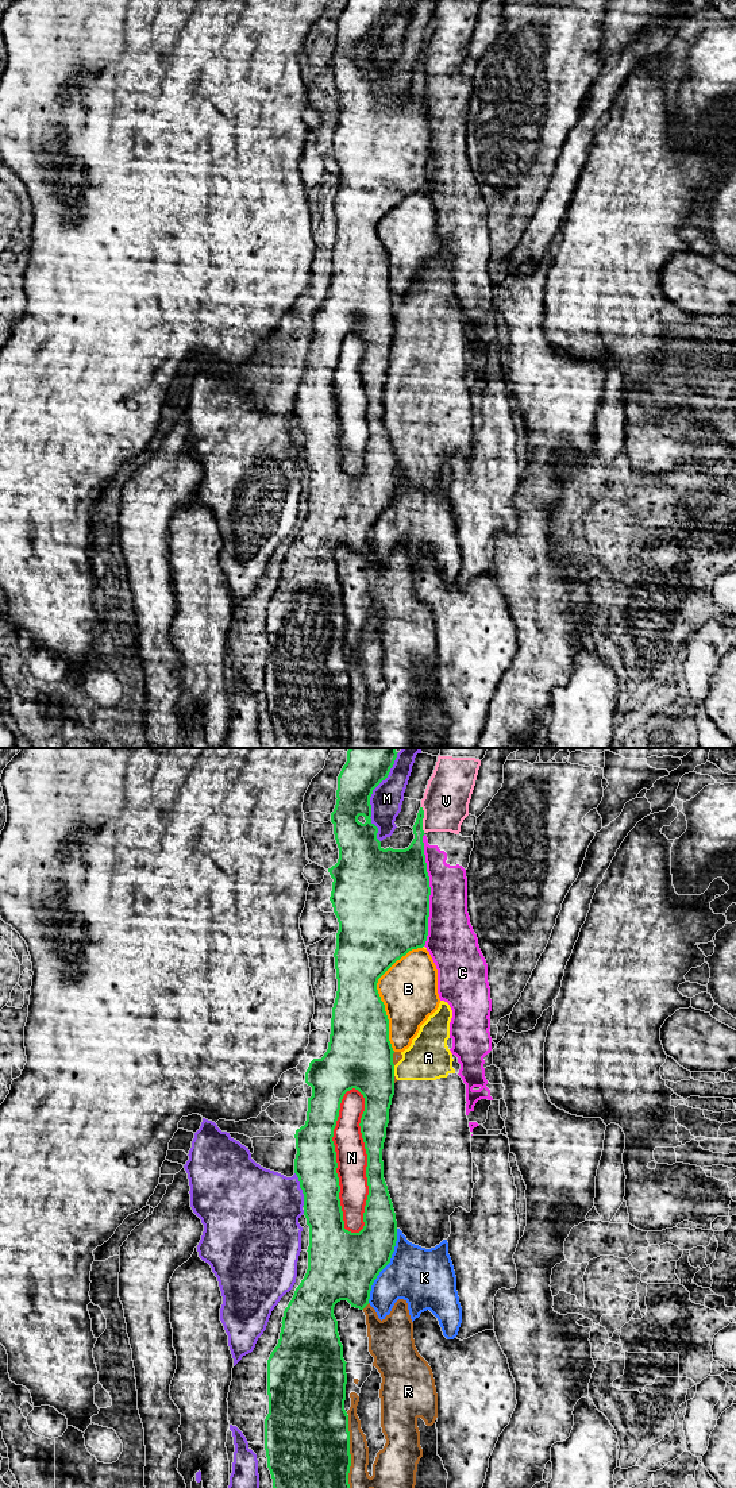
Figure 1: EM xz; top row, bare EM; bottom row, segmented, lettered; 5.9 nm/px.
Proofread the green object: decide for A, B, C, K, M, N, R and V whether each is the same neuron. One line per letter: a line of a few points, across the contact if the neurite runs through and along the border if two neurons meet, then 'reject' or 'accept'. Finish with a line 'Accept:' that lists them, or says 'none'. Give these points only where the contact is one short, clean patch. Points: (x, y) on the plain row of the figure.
A: reject
B: reject
C: reject
K: reject
M: reject
N: reject
R: reject
V: line xz (422, 50), (424, 77); reject
Accept: none

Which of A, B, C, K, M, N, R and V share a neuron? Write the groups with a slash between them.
A / B / C V / K / M / N / R

